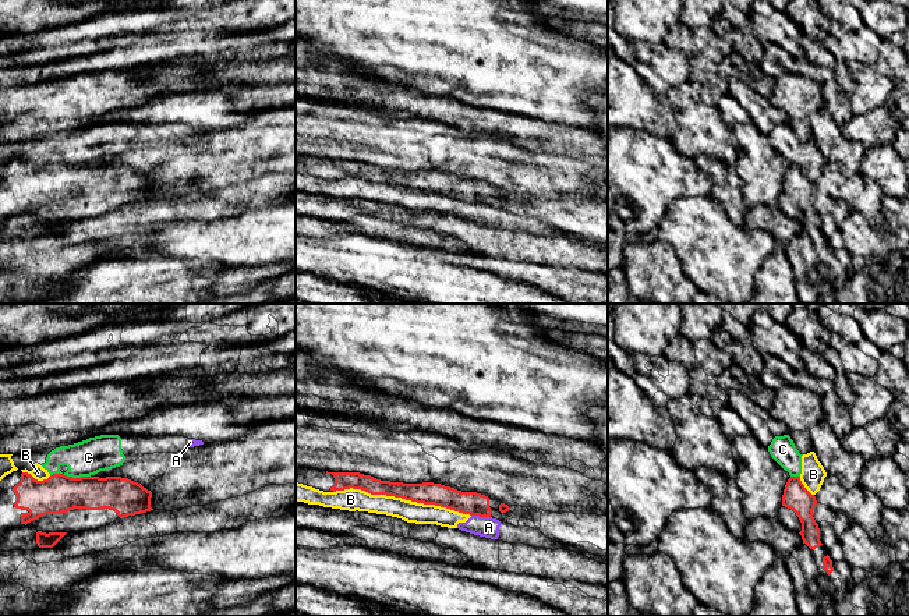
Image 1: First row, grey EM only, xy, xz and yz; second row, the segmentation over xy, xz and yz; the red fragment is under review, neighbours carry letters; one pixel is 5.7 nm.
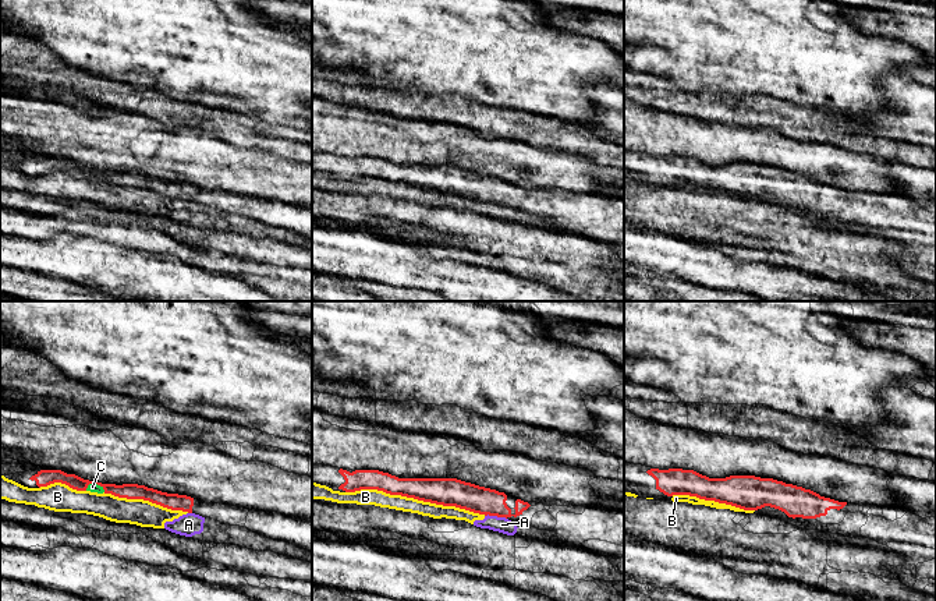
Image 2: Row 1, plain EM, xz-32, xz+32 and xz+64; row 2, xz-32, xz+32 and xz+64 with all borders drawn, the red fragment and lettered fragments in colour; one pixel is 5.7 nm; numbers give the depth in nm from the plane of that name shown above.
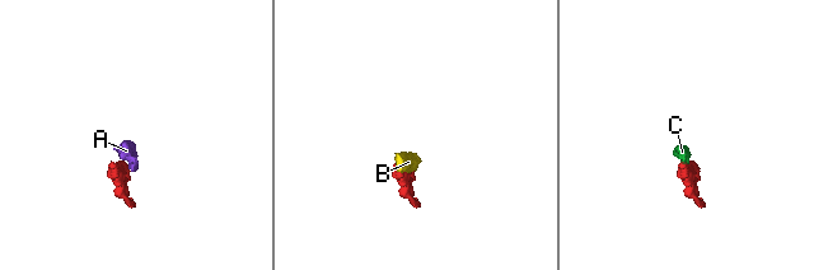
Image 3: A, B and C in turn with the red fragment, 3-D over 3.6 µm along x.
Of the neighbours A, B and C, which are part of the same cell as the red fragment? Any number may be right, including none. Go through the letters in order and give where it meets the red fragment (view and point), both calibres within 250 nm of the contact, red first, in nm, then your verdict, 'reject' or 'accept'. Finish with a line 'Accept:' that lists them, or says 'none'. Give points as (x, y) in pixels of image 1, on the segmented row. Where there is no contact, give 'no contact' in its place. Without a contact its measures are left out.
A: meets red in xz at (481, 516); 140 nm thick on the red side, 120 nm on the other; reject
B: meets red in xz at (402, 498); 130 nm thick on the red side, 130 nm on the other; reject
C: meets red in xy at (70, 477); 220 nm thick on the red side, 200 nm on the other; reject
Accept: none

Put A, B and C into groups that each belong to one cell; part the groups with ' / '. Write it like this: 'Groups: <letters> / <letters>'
Groups: A B C

